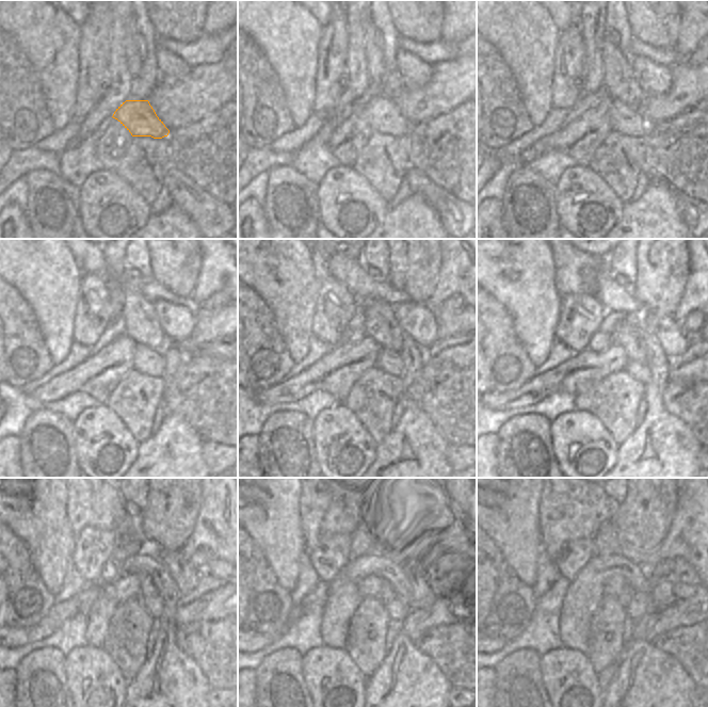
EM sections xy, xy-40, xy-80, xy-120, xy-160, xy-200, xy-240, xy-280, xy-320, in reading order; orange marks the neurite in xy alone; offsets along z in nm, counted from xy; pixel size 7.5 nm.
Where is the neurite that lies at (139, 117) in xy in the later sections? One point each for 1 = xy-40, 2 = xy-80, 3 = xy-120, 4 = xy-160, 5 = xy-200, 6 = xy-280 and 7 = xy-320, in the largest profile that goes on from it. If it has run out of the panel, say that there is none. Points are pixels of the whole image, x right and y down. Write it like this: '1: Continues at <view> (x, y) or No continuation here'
1: Continues at xy-40 (382, 113)
2: Continues at xy-80 (623, 118)
3: Continues at xy-120 (148, 362)
4: Continues at xy-160 (391, 363)
5: Continues at xy-200 (633, 367)
6: Continues at xy-280 (397, 609)
7: Continues at xy-320 (641, 604).

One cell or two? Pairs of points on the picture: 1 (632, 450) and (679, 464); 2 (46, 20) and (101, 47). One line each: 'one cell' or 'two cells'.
1: one cell
2: two cells

